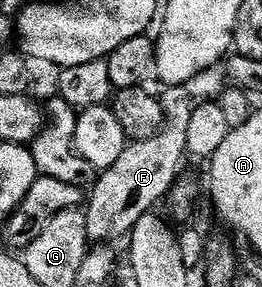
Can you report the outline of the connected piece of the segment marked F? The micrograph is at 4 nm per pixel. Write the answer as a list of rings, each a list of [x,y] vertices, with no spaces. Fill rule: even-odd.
[[[166,86],[164,90],[159,95],[165,114],[161,131],[155,133],[155,137],[147,137],[147,141],[130,142],[119,161],[98,174],[96,183],[88,192],[84,212],[87,233],[94,244],[113,241],[109,239],[117,239],[120,235],[128,236],[135,221],[150,214],[156,208],[153,206],[168,196],[173,184],[182,174],[181,162],[187,159],[187,125],[191,125],[195,98],[193,99],[188,86]]]

